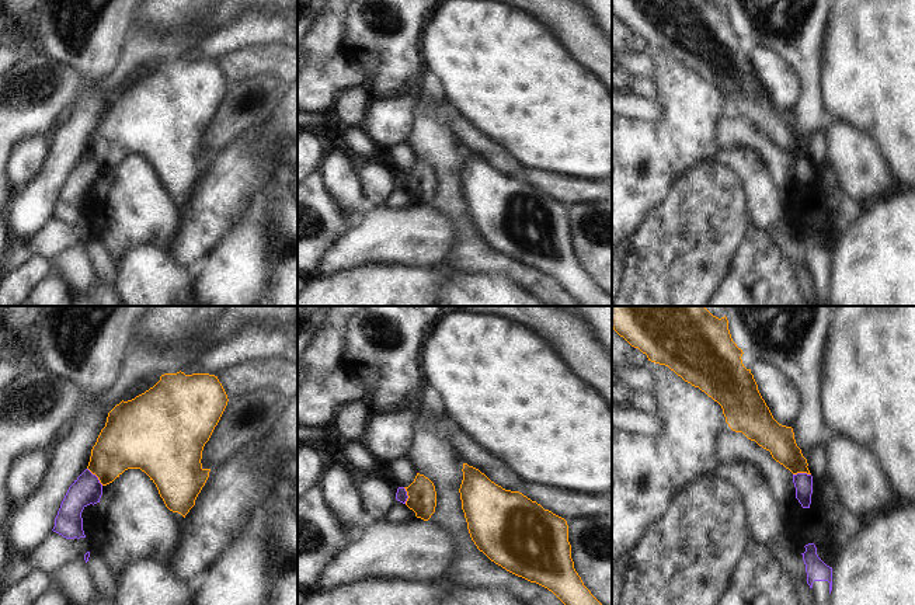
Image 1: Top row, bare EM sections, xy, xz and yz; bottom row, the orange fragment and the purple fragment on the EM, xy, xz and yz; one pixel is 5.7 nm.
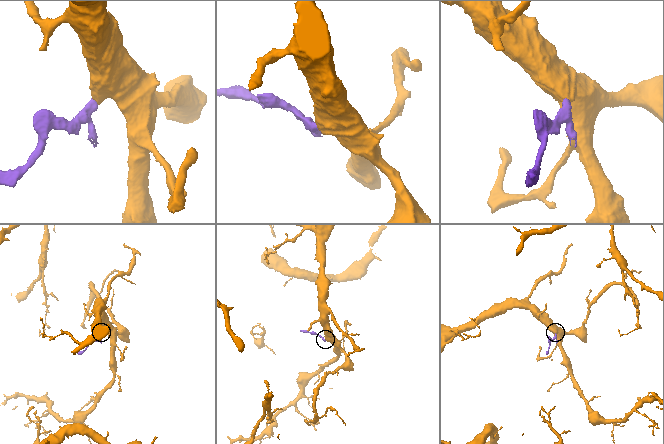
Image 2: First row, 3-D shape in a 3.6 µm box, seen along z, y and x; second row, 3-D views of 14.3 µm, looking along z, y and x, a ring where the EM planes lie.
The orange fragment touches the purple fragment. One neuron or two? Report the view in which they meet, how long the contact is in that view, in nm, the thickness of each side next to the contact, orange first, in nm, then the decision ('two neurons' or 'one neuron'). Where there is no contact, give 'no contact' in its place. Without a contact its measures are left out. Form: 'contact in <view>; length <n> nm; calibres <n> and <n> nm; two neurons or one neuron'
contact in xy; length 140 nm; calibres 300 and 170 nm; two neurons

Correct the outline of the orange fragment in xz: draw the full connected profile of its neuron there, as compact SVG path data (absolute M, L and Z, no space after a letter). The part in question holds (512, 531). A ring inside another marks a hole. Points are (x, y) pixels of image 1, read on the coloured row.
M463 463L459 488L472 540L507 571L552 591L564 605L602 605L574 569L567 521Z

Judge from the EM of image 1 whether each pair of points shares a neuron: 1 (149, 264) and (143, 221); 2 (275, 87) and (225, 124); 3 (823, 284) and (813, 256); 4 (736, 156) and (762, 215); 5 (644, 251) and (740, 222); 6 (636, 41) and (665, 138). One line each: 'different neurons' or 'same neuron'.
1: different neurons
2: same neuron
3: same neuron
4: same neuron
5: same neuron
6: same neuron

